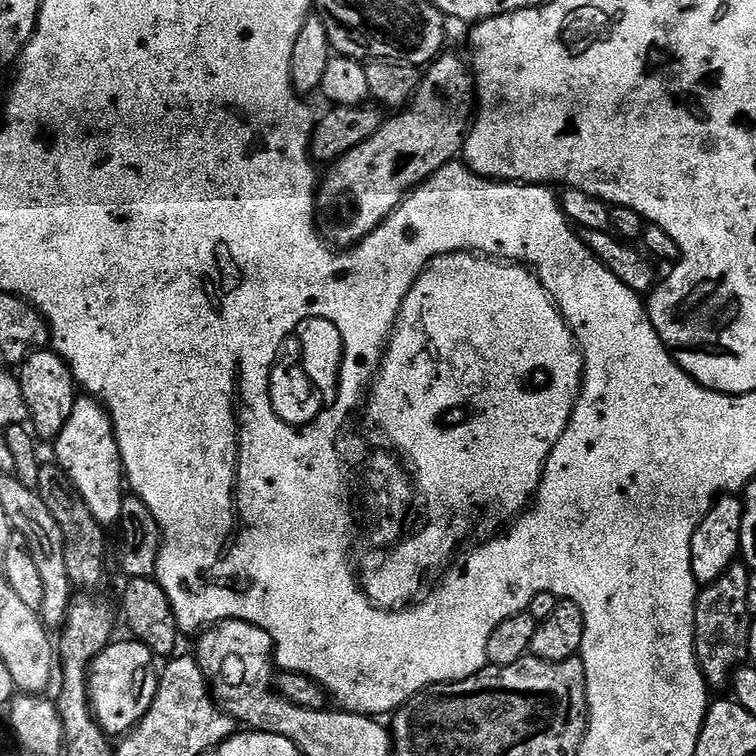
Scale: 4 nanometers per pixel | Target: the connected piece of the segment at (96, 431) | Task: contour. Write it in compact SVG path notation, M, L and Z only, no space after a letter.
M87 394L76 399L74 410L70 410L70 419L66 421L66 426L62 426L62 434L54 441L54 448L55 463L67 474L70 482L74 482L78 494L82 494L82 502L86 502L97 523L101 526L119 525L126 495L126 477L112 420L104 405Z

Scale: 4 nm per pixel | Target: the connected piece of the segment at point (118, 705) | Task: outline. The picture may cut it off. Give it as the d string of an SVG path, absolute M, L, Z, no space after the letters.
M135 638L127 639L117 639L115 642L107 644L93 658L92 666L88 669L88 703L92 705L92 715L96 717L100 729L112 738L123 737L144 717L146 710L150 710L160 681L157 657L153 656L152 651L141 644L139 640Z

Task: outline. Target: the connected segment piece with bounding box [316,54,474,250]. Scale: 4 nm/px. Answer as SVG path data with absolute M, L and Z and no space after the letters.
M437 56L421 75L420 85L412 99L397 112L400 112L397 116L392 116L389 120L387 117L381 123L374 138L366 138L362 146L354 146L350 154L335 161L329 167L332 169L325 176L323 173L319 181L316 197L318 224L323 235L337 249L347 250L353 244L365 240L404 201L413 188L435 176L438 170L453 163L463 153L464 141L468 138L470 125L474 120L474 76L465 57L463 60L460 56Z

